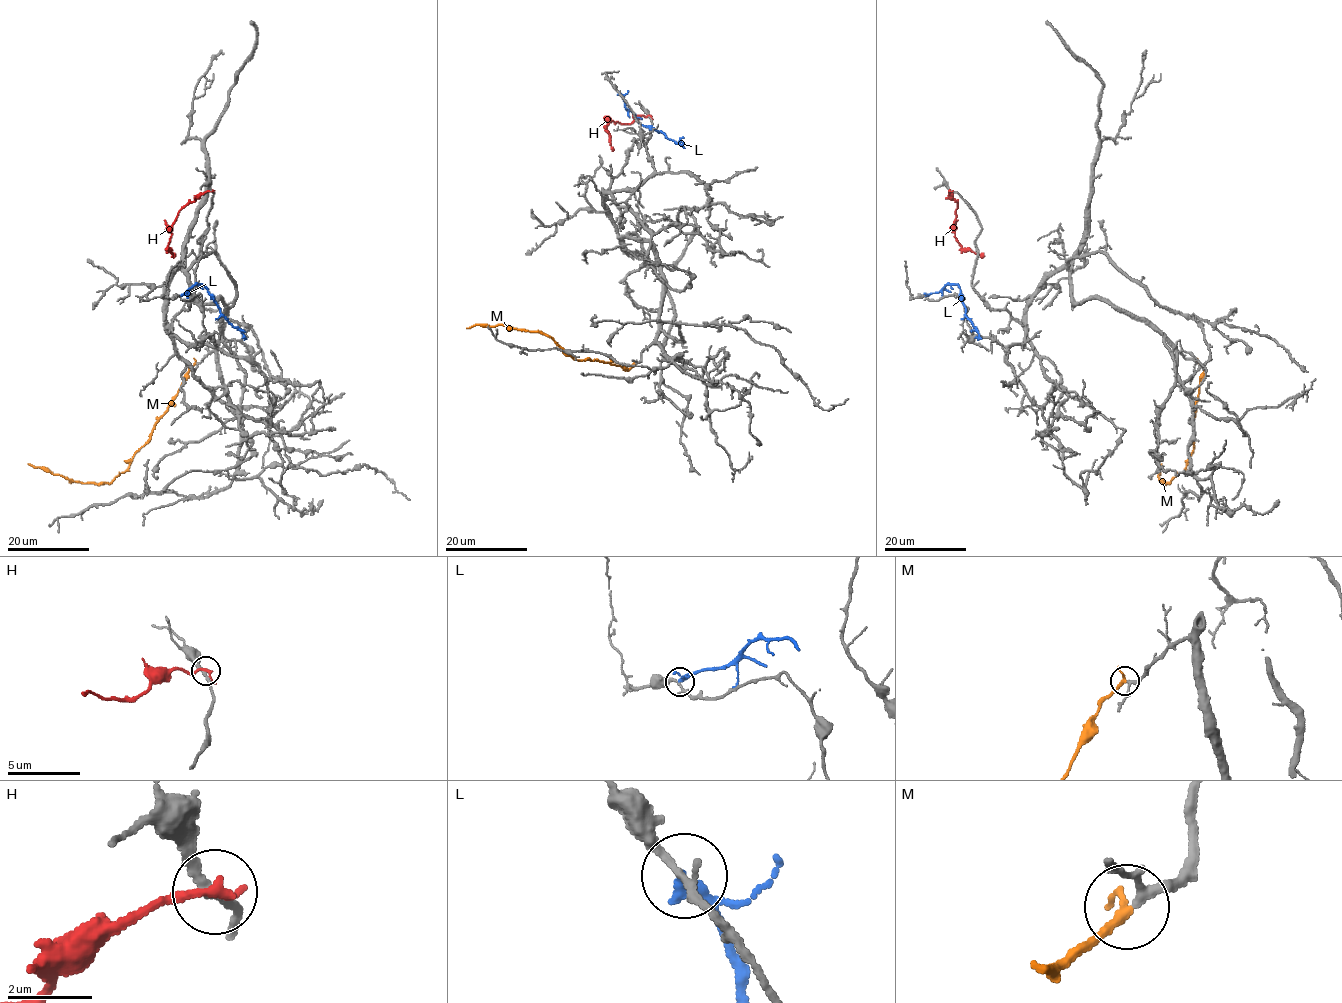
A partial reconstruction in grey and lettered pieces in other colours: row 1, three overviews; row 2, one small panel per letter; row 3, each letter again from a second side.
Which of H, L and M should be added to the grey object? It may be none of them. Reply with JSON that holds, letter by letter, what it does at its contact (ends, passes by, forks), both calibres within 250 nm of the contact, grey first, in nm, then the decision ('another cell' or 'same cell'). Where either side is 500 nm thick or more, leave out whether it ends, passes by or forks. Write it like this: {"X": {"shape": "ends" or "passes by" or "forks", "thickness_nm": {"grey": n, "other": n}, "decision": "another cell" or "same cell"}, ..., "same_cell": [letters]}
{"H": {"shape": "ends", "thickness_nm": {"grey": 200, "other": 280}, "decision": "another cell"}, "L": {"shape": "passes by", "thickness_nm": {"grey": 190, "other": 200}, "decision": "another cell"}, "M": {"shape": "ends", "thickness_nm": {"grey": 180, "other": 260}, "decision": "same cell"}, "same_cell": ["M"]}

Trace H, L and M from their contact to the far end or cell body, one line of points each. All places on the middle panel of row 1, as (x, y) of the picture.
H: (650, 116), (641, 115), (631, 123), (610, 120), (607, 129), (613, 151)
L: (619, 92), (624, 106), (640, 123), (661, 131), (679, 145), (682, 144), (680, 141)
M: (634, 364), (627, 370), (589, 359), (575, 360), (548, 335), (539, 332), (498, 325), (466, 328)

